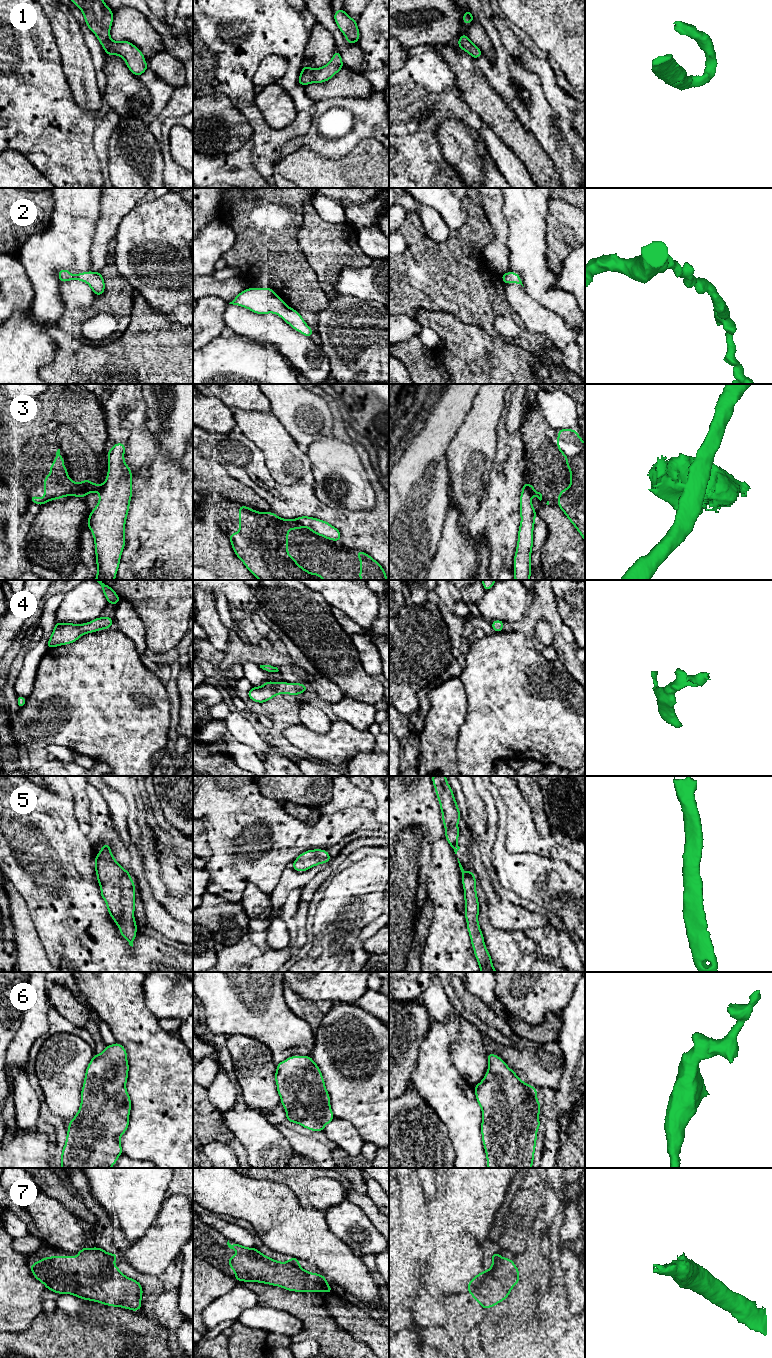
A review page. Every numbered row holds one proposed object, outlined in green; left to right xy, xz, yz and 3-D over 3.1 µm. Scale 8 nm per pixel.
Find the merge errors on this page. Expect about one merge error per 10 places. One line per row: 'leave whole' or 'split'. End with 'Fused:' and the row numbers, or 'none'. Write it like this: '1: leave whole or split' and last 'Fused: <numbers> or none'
1: leave whole
2: leave whole
3: split
4: leave whole
5: leave whole
6: leave whole
7: leave whole
Fused: 3

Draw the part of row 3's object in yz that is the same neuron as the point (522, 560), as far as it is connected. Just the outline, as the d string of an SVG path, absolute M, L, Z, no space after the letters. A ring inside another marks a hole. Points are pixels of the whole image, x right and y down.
M523 482L520 496L520 516L521 523L514 556L514 578L515 580L530 580L531 552L533 547L533 529L536 510L532 506L531 494L525 482Z

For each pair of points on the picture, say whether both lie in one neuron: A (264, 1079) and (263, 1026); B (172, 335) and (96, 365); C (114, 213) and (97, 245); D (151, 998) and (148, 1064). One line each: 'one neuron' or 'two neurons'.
A: two neurons
B: one neuron
C: one neuron
D: two neurons

